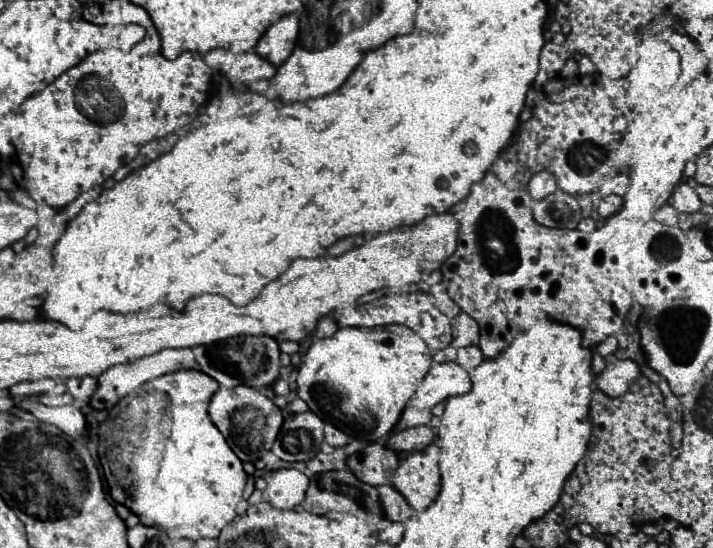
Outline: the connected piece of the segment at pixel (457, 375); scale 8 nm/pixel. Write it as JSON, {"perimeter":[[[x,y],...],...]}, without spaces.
{"perimeter":[[[457,362],[433,364],[425,380],[415,390],[415,396],[409,400],[409,406],[431,410],[435,404],[445,402],[449,396],[467,394],[467,390],[471,390],[469,372],[463,370]]]}

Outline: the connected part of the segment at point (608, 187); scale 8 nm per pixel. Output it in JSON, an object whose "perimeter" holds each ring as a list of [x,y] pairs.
{"perimeter":[[[617,174],[609,180],[605,180],[599,188],[601,196],[609,196],[609,194],[617,194],[617,196],[623,196],[625,190],[627,190],[627,184],[629,184],[629,176],[627,174]]]}

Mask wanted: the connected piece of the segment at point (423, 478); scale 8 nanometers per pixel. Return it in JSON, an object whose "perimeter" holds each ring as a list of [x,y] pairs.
{"perimeter":[[[435,444],[421,452],[411,452],[393,474],[393,486],[415,510],[425,510],[439,494],[437,456],[439,446]]]}

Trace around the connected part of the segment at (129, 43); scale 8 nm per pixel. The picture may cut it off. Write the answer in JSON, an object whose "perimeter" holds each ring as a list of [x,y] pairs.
{"perimeter":[[[139,24],[125,26],[123,32],[121,32],[119,38],[117,38],[117,48],[121,48],[123,52],[127,52],[127,50],[131,50],[131,48],[133,48],[139,40],[143,40],[143,38],[145,38],[143,26],[139,26]]]}

